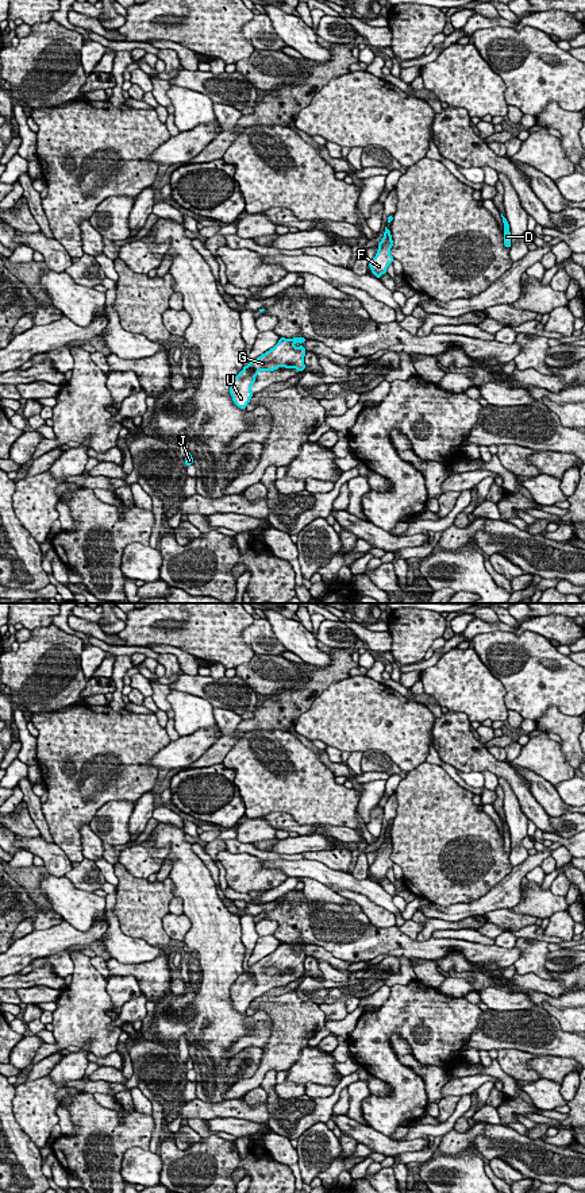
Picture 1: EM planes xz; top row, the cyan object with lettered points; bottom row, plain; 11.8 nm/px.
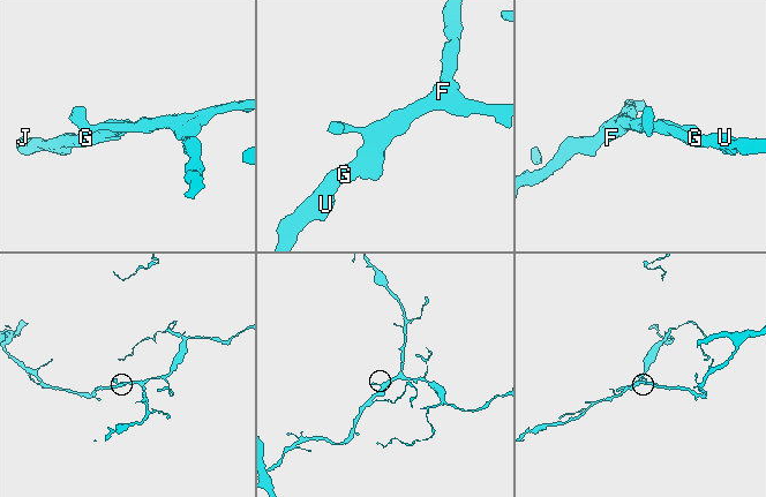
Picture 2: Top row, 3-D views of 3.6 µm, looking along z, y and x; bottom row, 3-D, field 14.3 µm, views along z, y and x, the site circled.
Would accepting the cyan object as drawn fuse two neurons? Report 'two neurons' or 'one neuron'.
one neuron

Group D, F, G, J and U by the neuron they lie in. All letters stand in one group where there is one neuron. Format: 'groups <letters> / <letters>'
groups D F G J U

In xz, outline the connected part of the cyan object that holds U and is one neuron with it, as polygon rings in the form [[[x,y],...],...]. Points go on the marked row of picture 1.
[[[280,337],[278,343],[243,367],[242,371],[234,378],[230,387],[230,394],[234,404],[239,409],[246,409],[251,397],[254,395],[251,387],[259,371],[274,371],[278,367],[296,368],[297,371],[305,370],[304,356],[305,348],[295,347],[295,343],[303,344],[305,337],[285,339]]]

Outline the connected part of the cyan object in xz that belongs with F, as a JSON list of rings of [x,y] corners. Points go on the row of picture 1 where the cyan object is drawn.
[[[385,227],[384,238],[378,243],[378,250],[376,256],[369,262],[369,267],[376,278],[380,279],[382,274],[386,274],[386,267],[392,265],[393,256],[390,255],[390,248],[393,246],[390,229]]]

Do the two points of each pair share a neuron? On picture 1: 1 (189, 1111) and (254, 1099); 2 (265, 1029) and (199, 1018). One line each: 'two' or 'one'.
1: two
2: two

